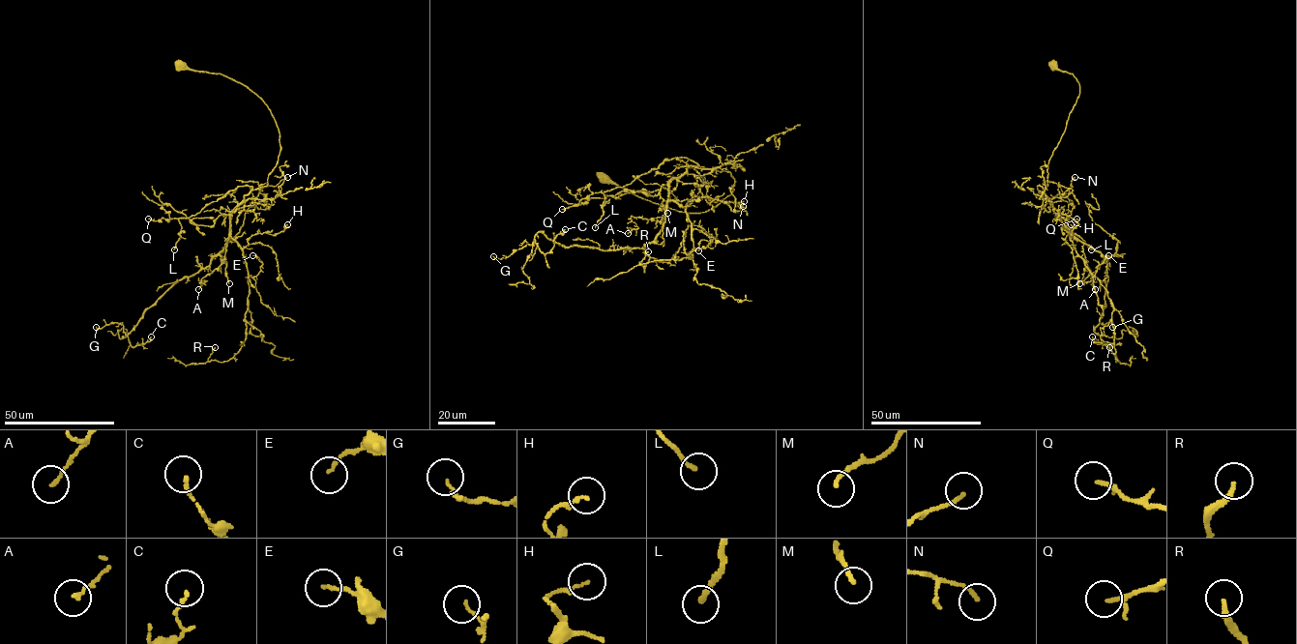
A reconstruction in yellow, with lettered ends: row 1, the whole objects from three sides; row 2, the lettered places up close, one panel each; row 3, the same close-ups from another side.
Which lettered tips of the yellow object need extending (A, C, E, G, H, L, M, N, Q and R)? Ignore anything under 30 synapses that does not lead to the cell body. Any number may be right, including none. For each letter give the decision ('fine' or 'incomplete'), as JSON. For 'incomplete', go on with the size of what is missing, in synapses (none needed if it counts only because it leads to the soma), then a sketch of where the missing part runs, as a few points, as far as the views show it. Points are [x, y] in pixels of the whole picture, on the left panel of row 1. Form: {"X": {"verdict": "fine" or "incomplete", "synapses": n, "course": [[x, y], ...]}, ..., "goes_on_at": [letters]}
{"A": {"verdict": "fine"}, "C": {"verdict": "fine"}, "E": {"verdict": "fine"}, "G": {"verdict": "fine"}, "H": {"verdict": "fine"}, "L": {"verdict": "incomplete", "synapses": 80, "course": [[174, 249], [178, 272], [133, 315], [130, 323], [128, 336], [135, 345]]}, "M": {"verdict": "fine"}, "N": {"verdict": "fine"}, "Q": {"verdict": "fine"}, "R": {"verdict": "fine"}, "goes_on_at": ["L"]}

